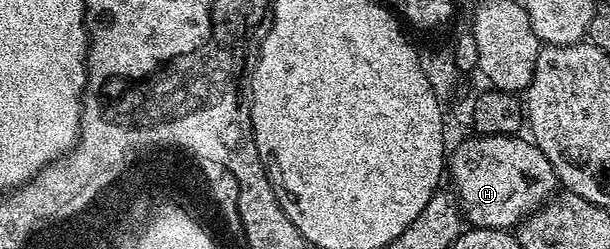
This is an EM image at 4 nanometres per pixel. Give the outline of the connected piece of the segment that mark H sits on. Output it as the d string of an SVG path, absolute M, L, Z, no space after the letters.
M470 135L449 154L448 181L454 184L452 192L463 218L475 229L513 230L529 213L542 208L559 188L556 171L544 151L522 135Z

